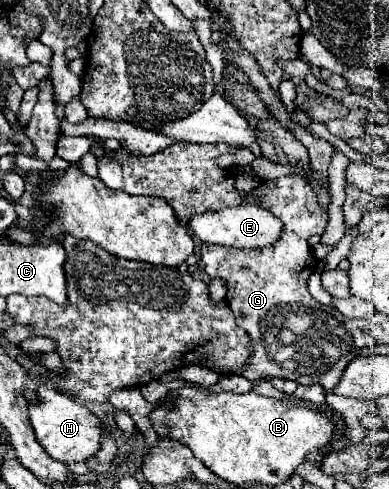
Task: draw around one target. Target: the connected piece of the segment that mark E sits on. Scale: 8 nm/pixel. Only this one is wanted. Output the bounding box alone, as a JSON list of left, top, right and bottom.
[188,204,282,248]

